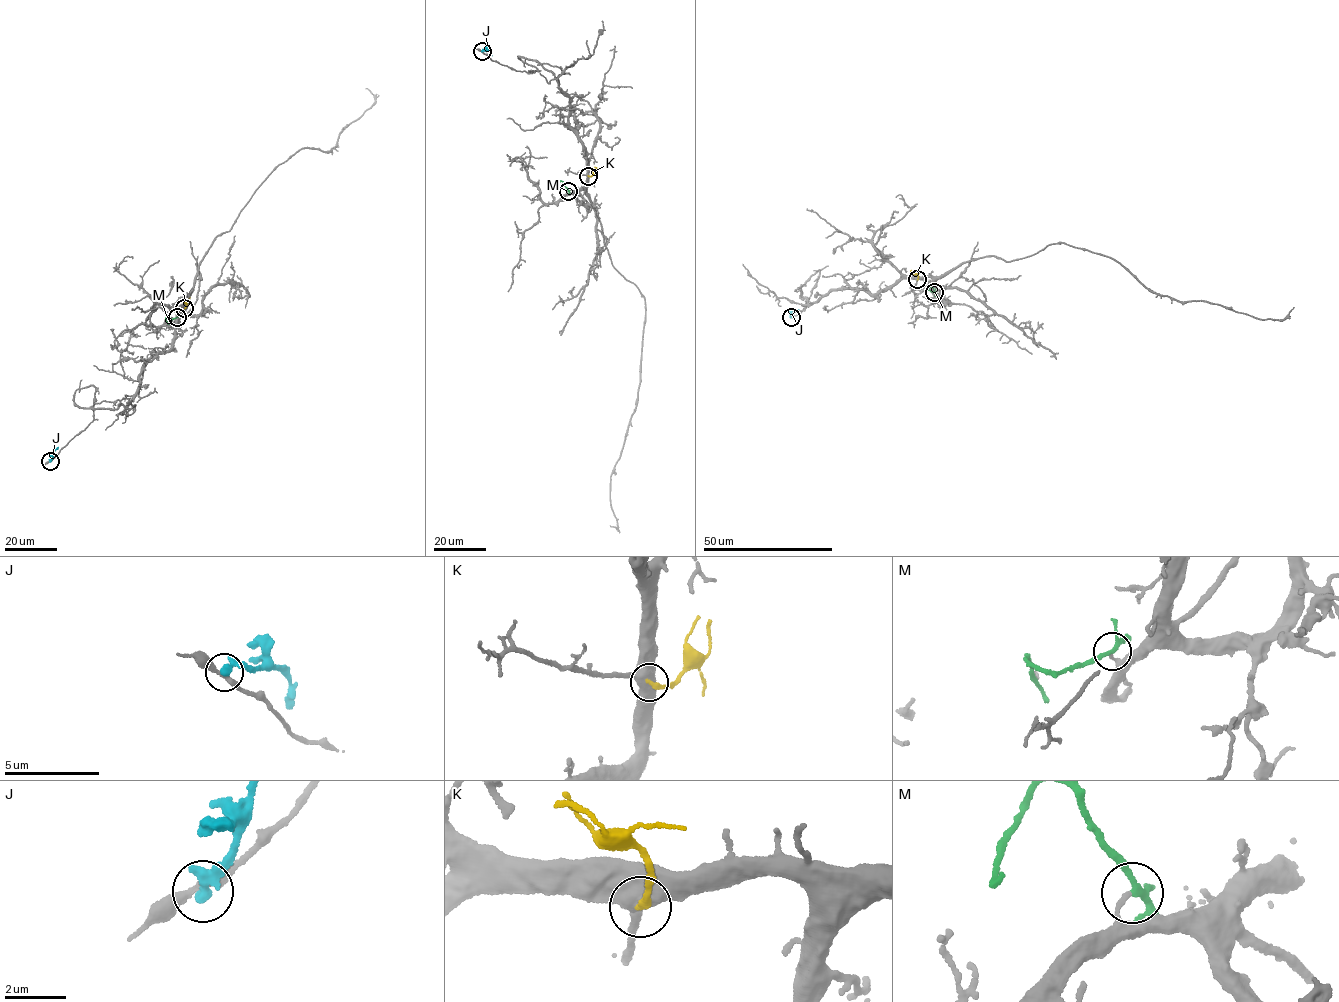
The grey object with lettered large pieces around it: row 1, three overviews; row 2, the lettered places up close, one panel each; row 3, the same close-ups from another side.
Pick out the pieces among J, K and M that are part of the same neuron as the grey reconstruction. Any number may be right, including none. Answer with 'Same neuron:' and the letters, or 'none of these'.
Same neuron: none of these

